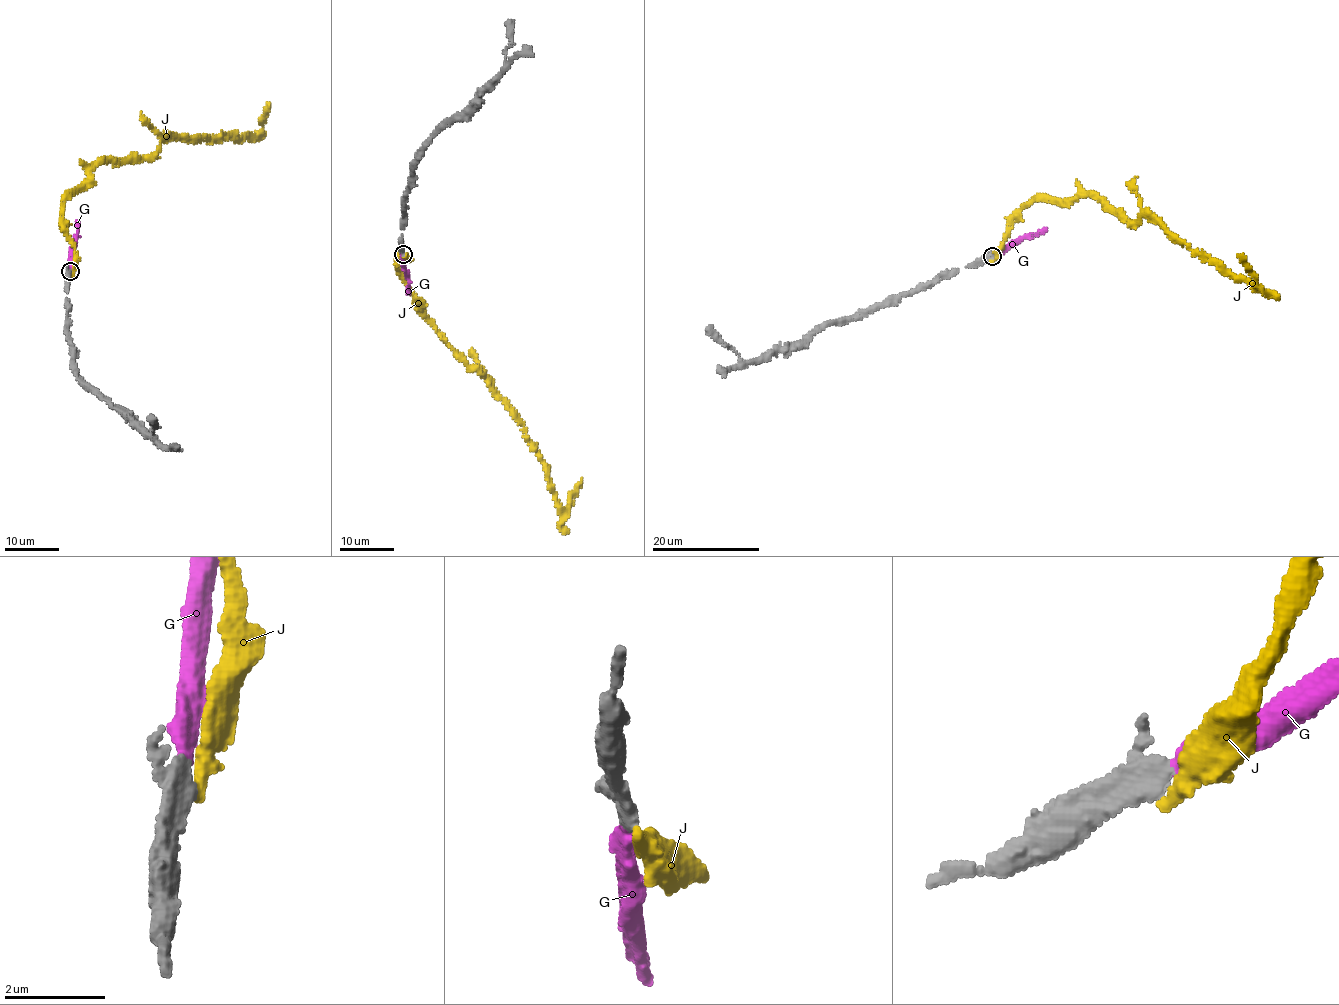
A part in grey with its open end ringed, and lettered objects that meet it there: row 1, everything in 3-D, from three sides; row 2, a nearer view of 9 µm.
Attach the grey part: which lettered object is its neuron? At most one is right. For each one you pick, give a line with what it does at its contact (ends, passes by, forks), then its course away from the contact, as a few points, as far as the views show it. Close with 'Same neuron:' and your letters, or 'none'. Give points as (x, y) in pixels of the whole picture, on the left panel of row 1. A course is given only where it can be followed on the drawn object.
G: it ends there; it runs (69, 271), (77, 219)
Same neuron: G

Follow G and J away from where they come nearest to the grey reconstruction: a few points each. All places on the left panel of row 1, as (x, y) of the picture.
G: (69, 271), (77, 219)
J: (71, 274), (75, 249), (61, 211), (94, 165), (151, 157), (163, 137), (176, 134), (255, 138), (268, 105)

